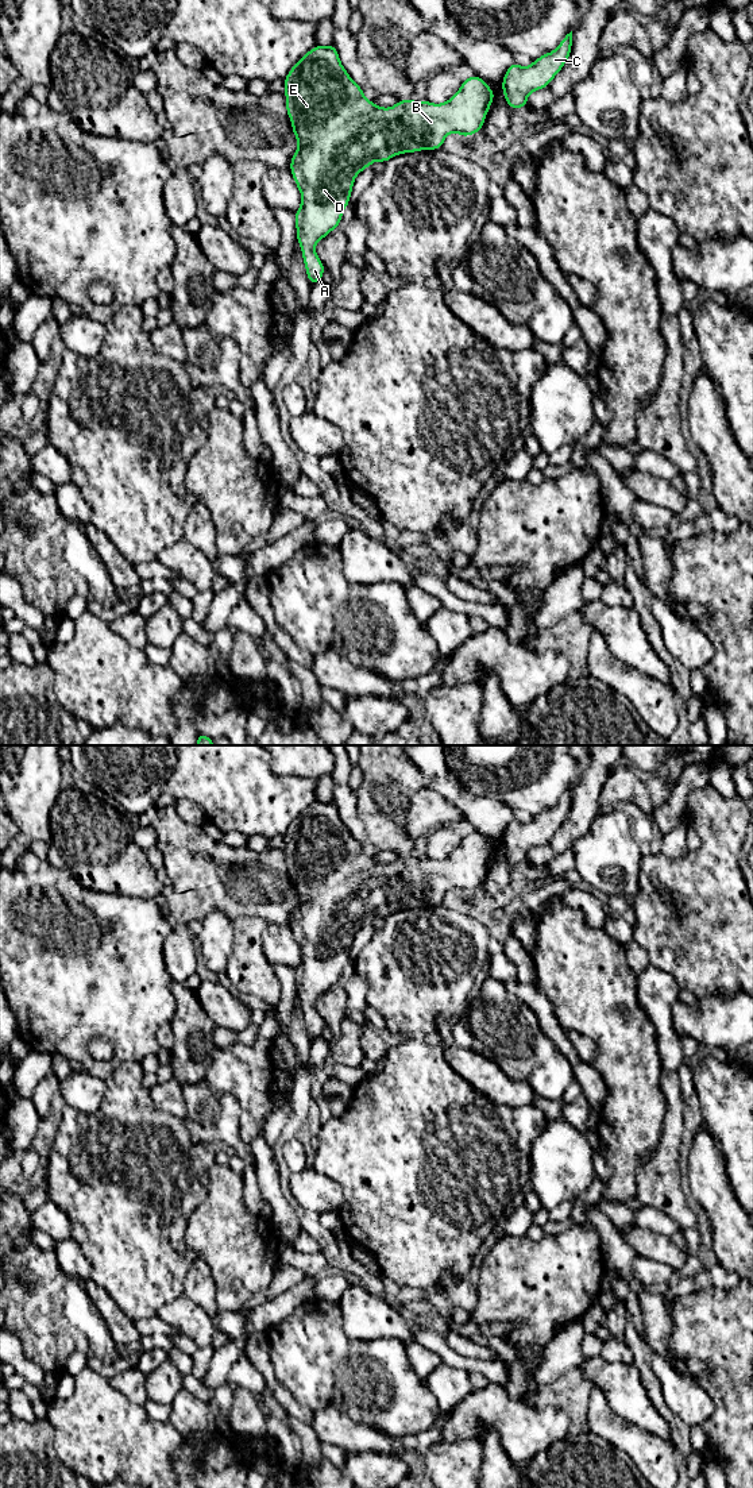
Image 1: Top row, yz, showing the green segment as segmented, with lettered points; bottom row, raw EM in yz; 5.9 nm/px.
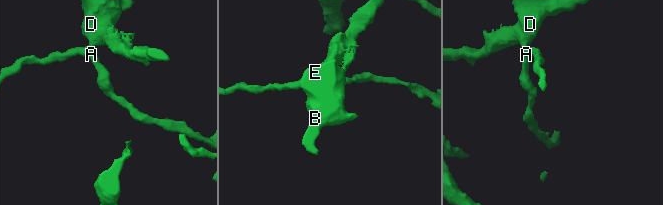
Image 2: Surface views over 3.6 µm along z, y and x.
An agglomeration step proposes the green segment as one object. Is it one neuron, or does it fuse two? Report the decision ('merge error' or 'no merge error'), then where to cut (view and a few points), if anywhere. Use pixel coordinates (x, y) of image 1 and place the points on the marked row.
no merge error; cut none

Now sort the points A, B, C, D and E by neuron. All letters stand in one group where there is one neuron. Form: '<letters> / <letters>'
A B C D E

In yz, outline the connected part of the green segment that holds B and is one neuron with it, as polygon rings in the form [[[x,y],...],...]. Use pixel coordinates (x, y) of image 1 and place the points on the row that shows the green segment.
[[[333,45],[309,50],[290,69],[283,82],[286,111],[298,140],[298,150],[290,162],[291,176],[302,196],[294,213],[297,242],[310,286],[321,281],[325,271],[314,247],[339,227],[341,212],[350,204],[355,177],[374,161],[385,163],[398,154],[439,150],[451,132],[463,138],[479,132],[494,100],[494,90],[486,81],[471,76],[443,104],[405,99],[390,108],[376,107],[364,97],[362,86],[343,68]]]

